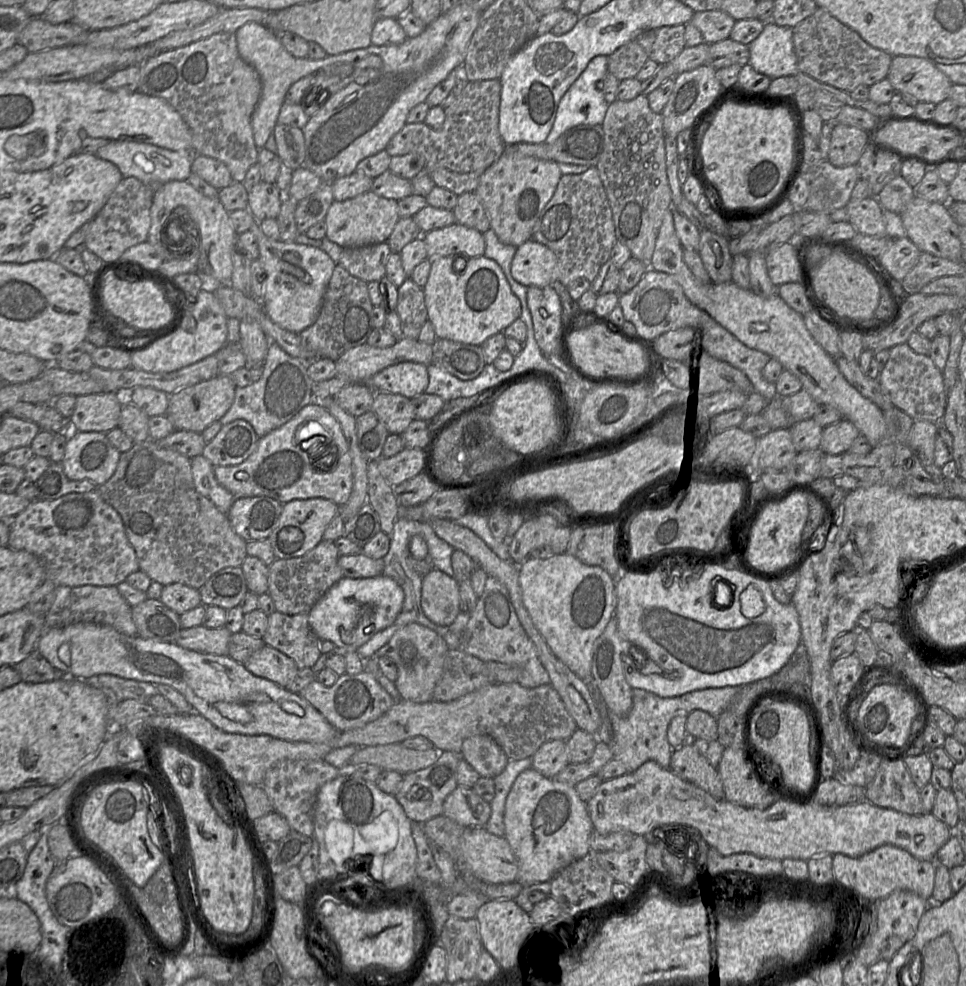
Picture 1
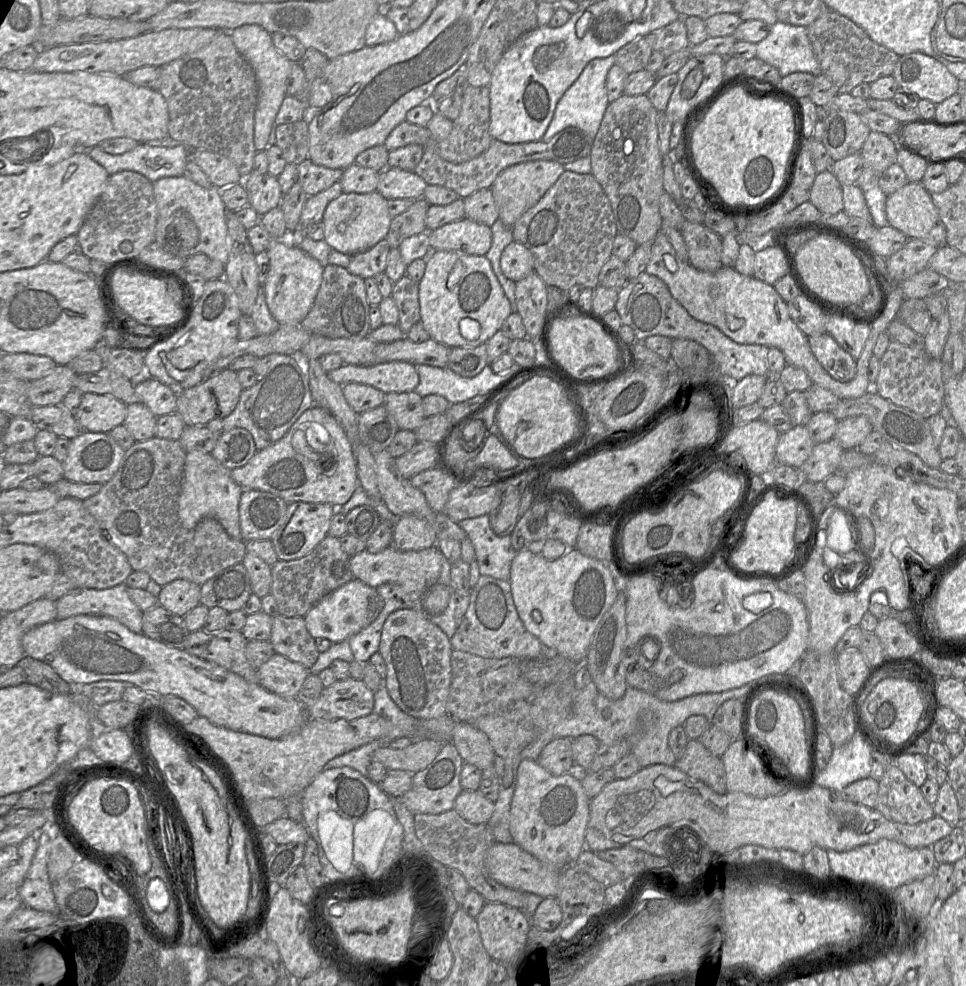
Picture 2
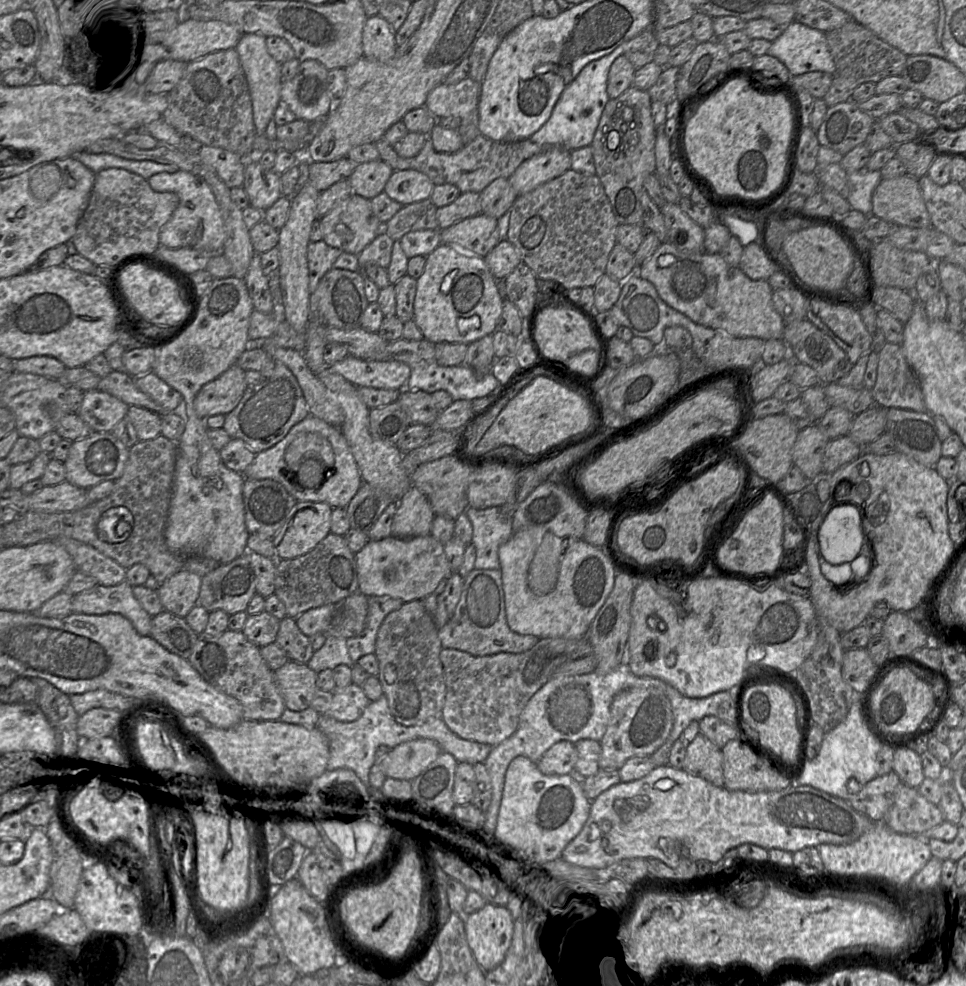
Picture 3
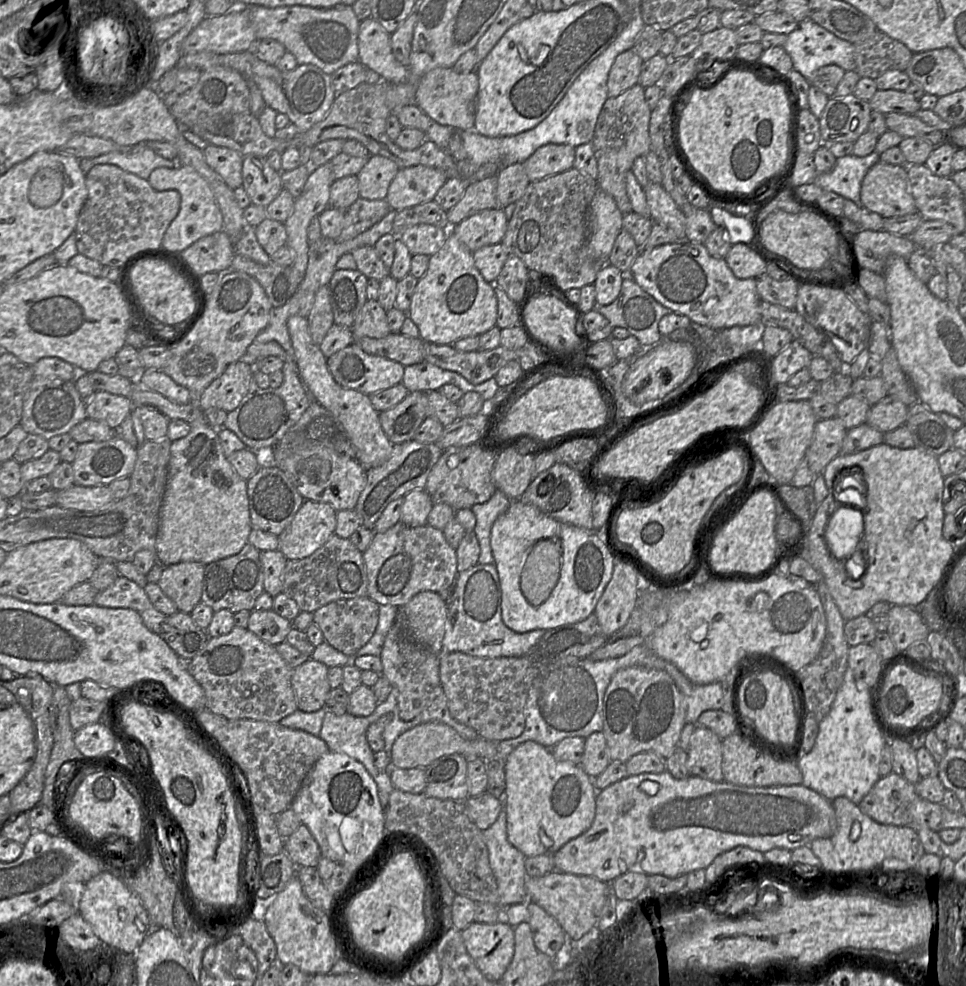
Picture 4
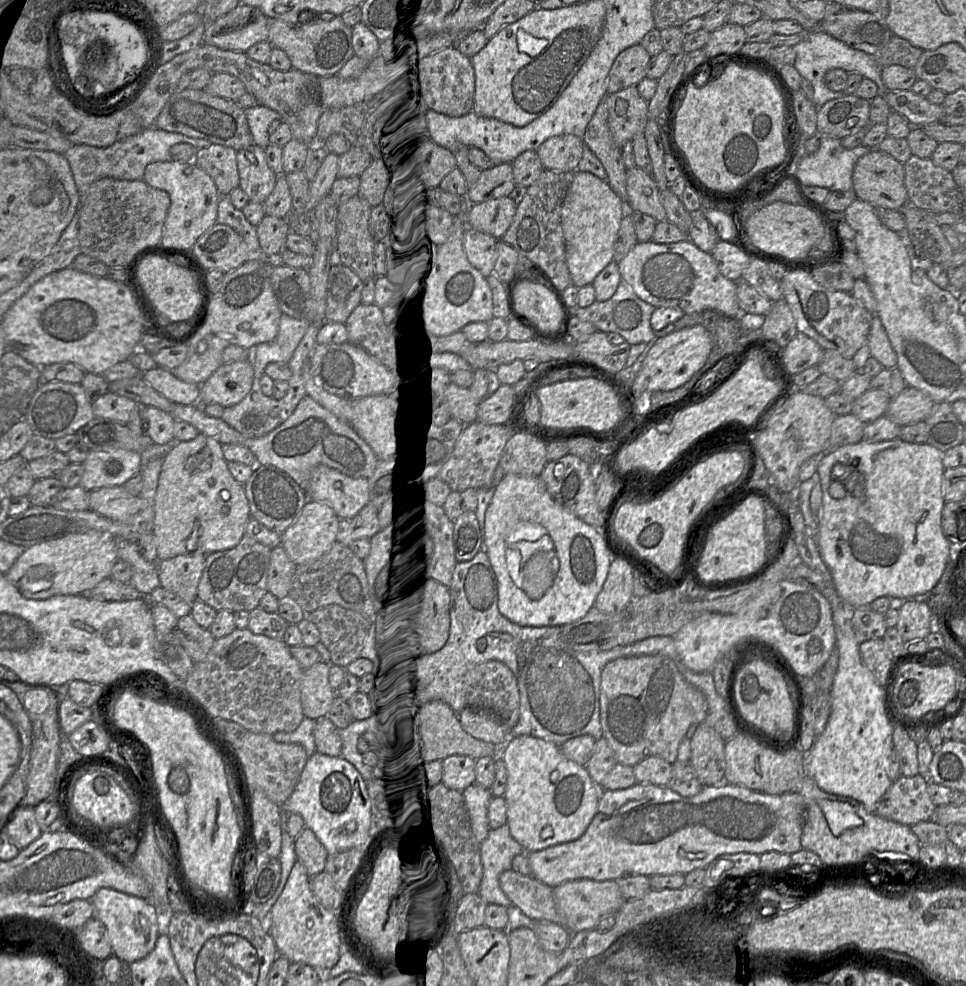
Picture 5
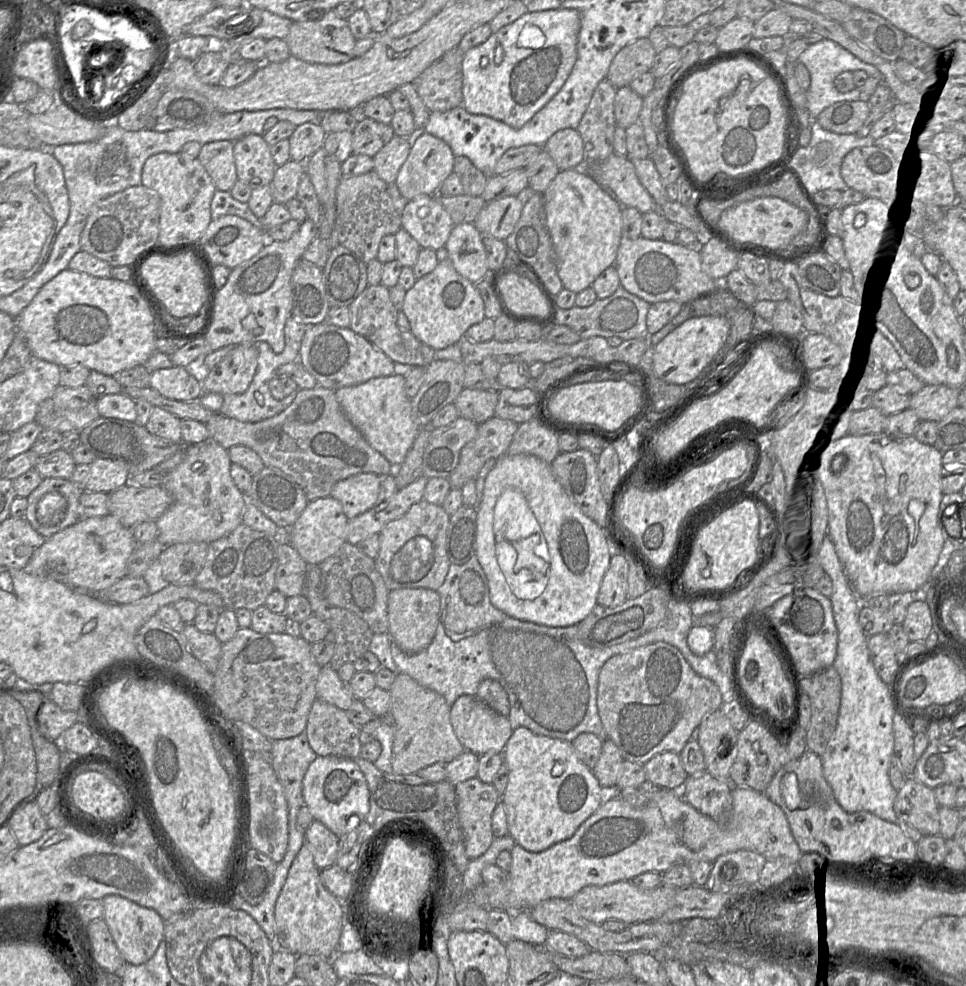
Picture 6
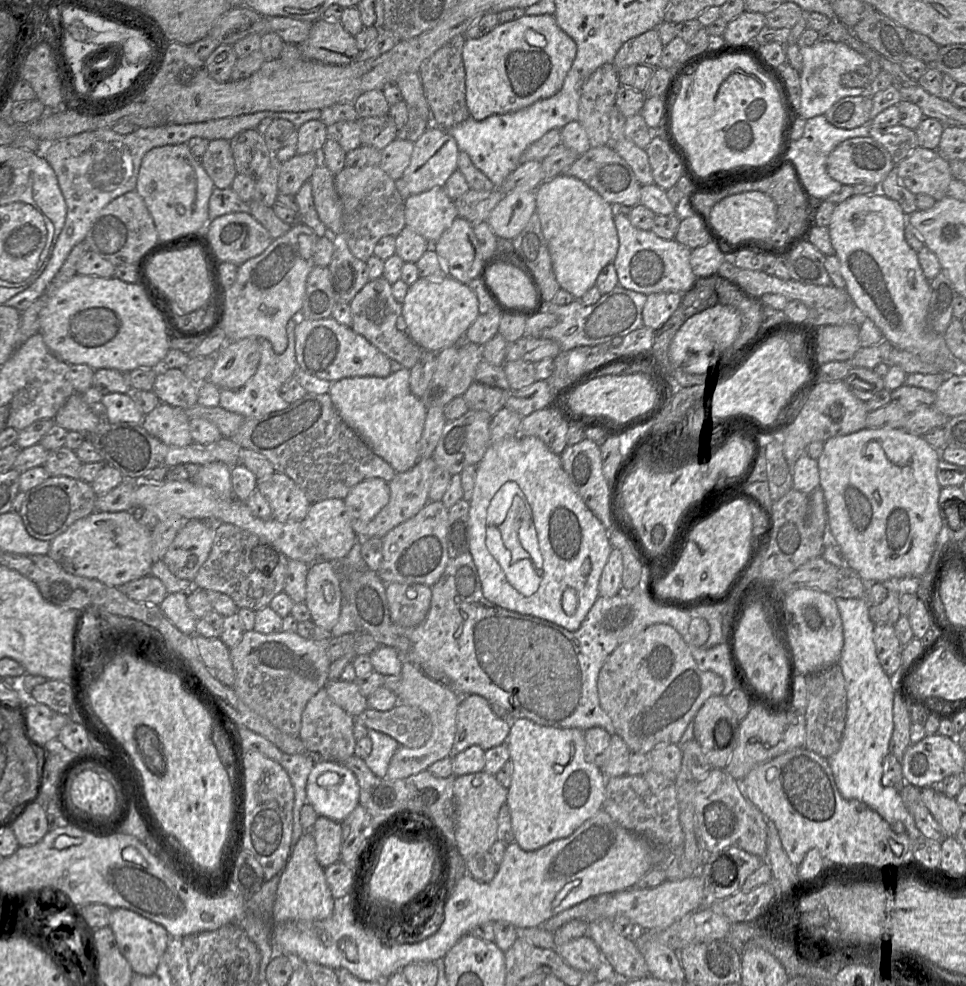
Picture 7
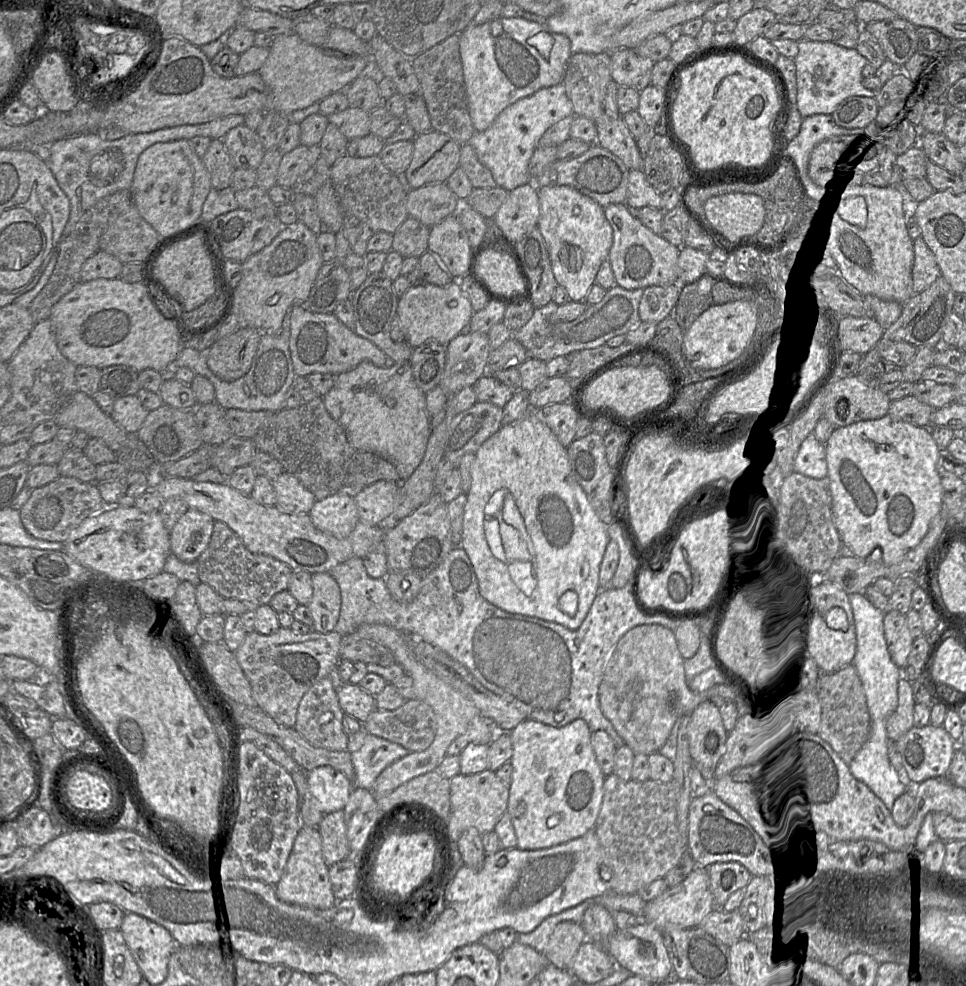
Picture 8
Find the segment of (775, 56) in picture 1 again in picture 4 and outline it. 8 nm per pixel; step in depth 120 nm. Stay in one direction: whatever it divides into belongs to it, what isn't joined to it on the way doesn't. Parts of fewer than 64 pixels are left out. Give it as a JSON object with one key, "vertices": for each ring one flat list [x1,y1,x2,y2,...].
{"vertices":[[810,19,800,22,798,27,788,34,783,48,792,60,793,69,803,75,809,82,812,81,814,73,818,69,827,65,836,65,845,71,855,70,854,45,838,38]]}

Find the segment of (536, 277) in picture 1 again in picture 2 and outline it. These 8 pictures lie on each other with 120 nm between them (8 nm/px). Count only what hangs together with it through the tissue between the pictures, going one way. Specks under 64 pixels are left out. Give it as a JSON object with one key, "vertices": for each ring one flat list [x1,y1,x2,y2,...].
{"vertices":[[512,241,501,254,500,267,508,279,518,282,534,272,533,256,525,246]]}

